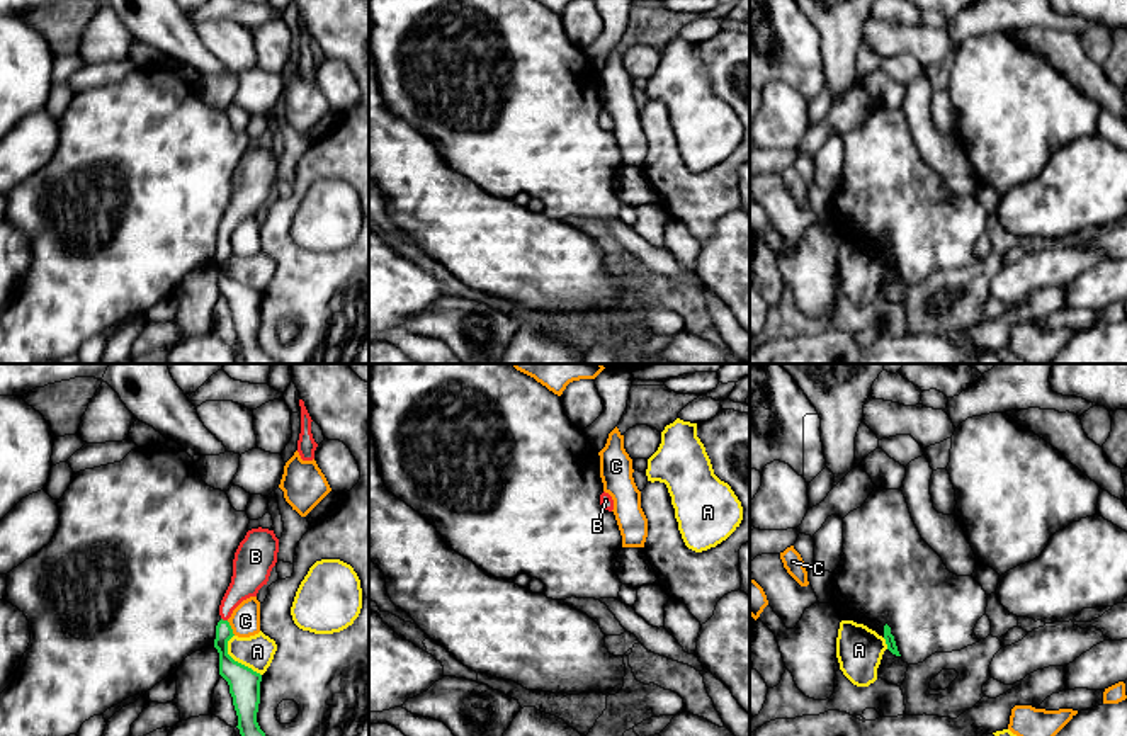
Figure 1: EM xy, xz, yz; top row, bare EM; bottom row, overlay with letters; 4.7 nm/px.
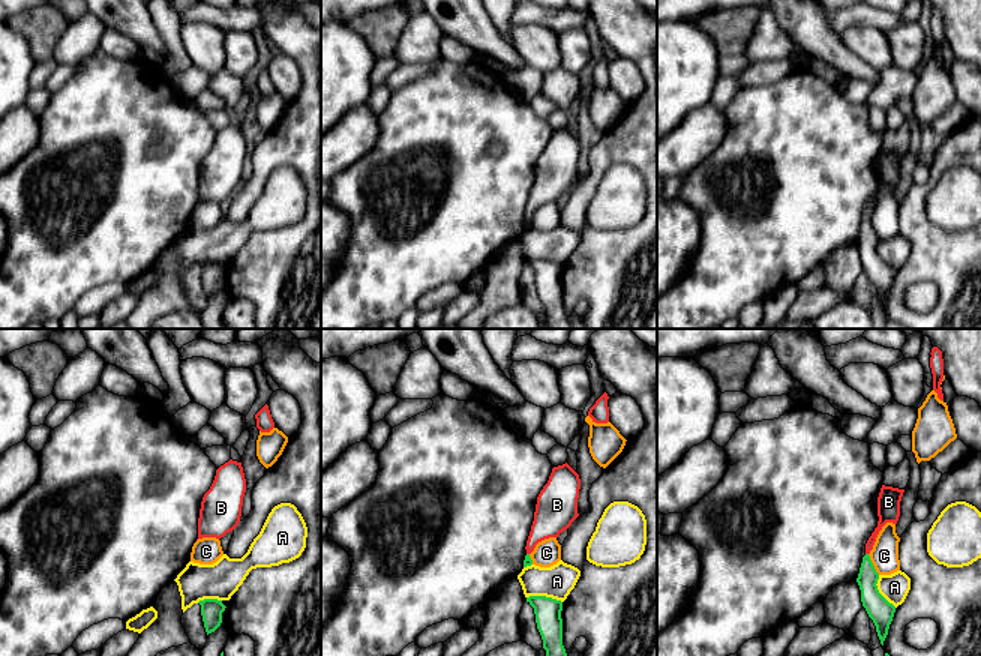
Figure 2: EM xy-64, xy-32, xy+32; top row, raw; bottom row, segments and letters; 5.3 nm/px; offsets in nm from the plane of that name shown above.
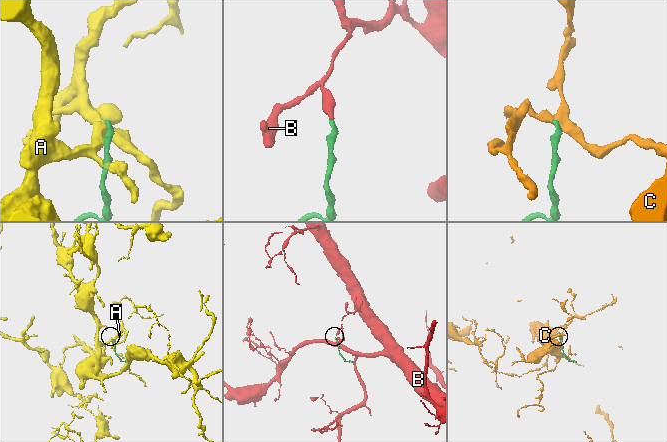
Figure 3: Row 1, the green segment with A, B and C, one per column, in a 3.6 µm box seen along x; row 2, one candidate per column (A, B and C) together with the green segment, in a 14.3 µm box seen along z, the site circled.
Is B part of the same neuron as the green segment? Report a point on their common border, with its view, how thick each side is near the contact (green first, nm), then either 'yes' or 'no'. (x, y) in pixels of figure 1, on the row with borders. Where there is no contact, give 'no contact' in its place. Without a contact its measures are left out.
meets green in xy at (225, 621); 110 nm thick on the green side, 160 nm on the other; yes

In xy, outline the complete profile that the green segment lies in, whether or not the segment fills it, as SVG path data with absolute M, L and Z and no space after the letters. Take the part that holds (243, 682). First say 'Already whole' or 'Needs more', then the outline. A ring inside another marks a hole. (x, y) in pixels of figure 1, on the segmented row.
Needs more. M248 530L235 552L231 583L219 605L214 648L219 653L219 675L229 685L241 736L265 736L257 722L262 675L228 654L228 641L235 636L228 619L243 600L257 597L267 585L277 552L279 539L274 530Z

